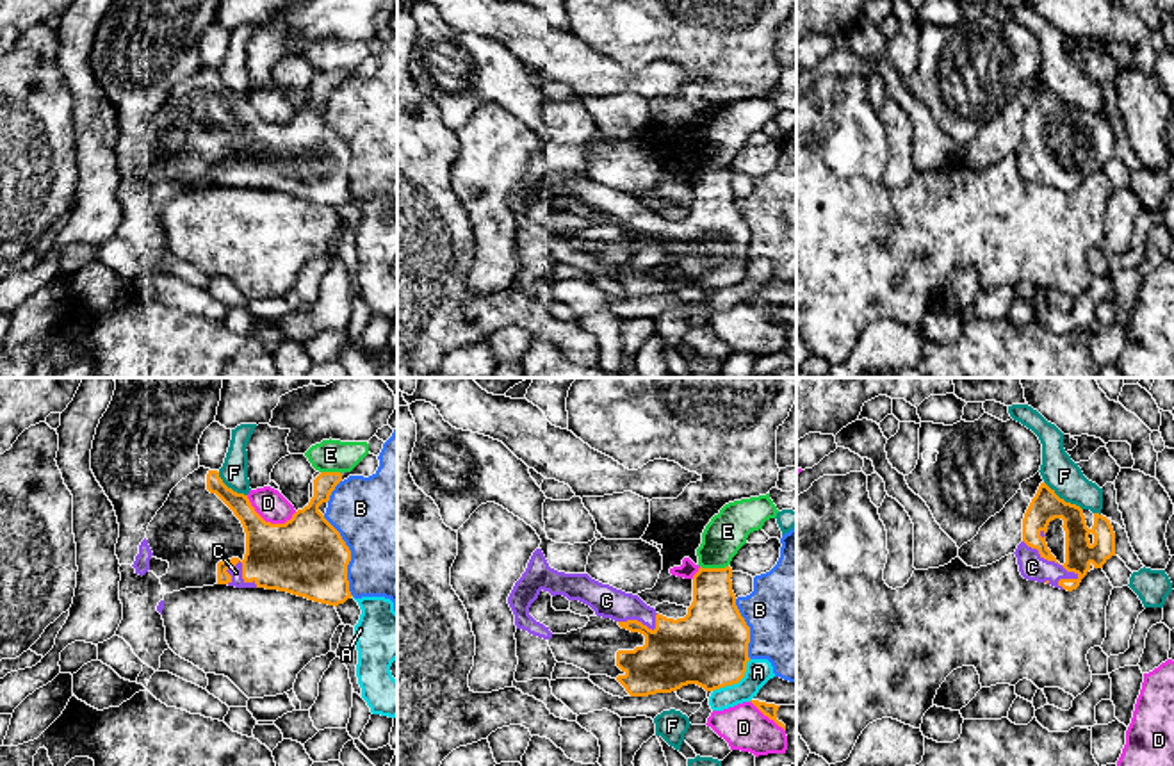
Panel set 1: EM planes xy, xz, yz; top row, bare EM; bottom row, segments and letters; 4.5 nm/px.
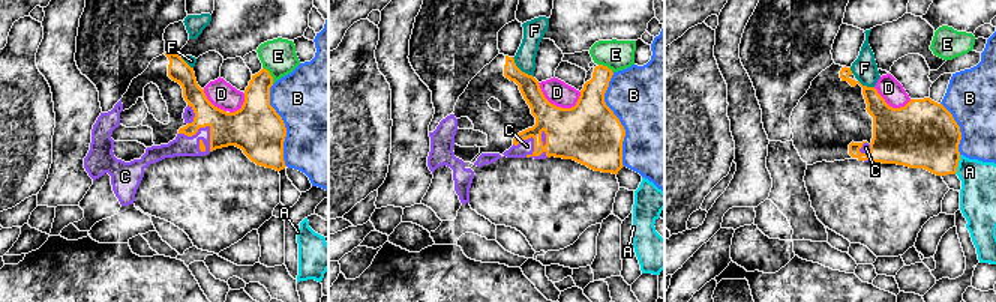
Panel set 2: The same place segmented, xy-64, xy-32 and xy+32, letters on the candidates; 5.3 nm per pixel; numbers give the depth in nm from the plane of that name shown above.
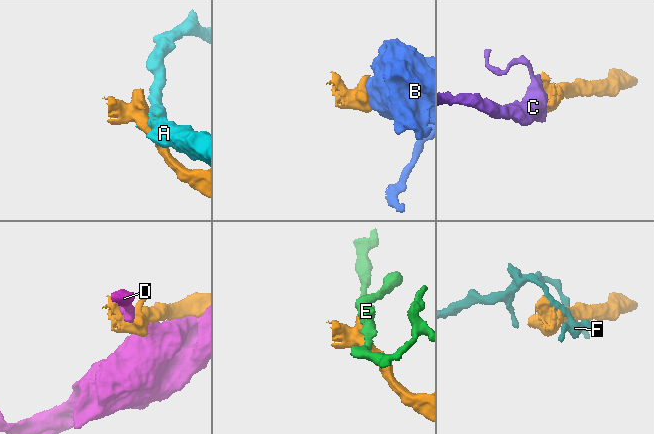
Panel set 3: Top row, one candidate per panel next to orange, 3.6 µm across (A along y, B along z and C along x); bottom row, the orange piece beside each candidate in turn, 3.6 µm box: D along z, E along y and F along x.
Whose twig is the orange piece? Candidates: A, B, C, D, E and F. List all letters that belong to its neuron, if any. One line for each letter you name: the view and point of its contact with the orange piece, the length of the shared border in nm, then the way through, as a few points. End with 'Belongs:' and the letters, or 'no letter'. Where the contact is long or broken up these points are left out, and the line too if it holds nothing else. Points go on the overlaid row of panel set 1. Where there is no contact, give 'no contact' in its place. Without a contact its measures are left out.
C: yz (1051, 560) | 300 nm
Belongs: C

